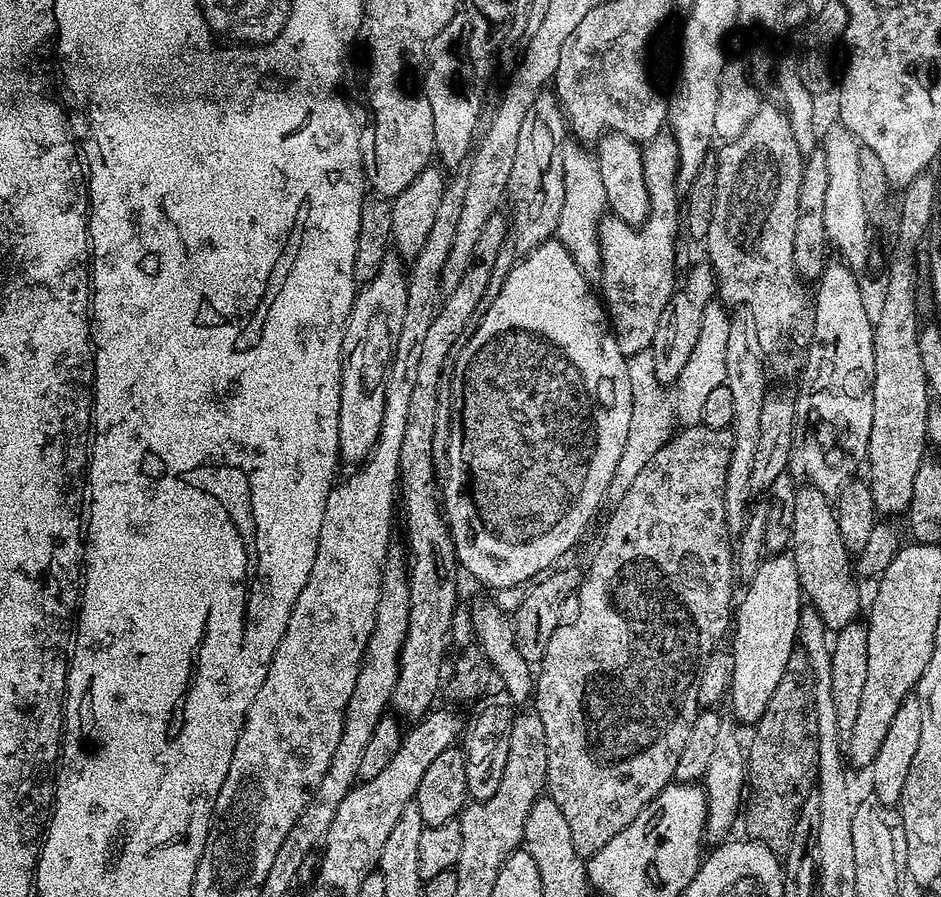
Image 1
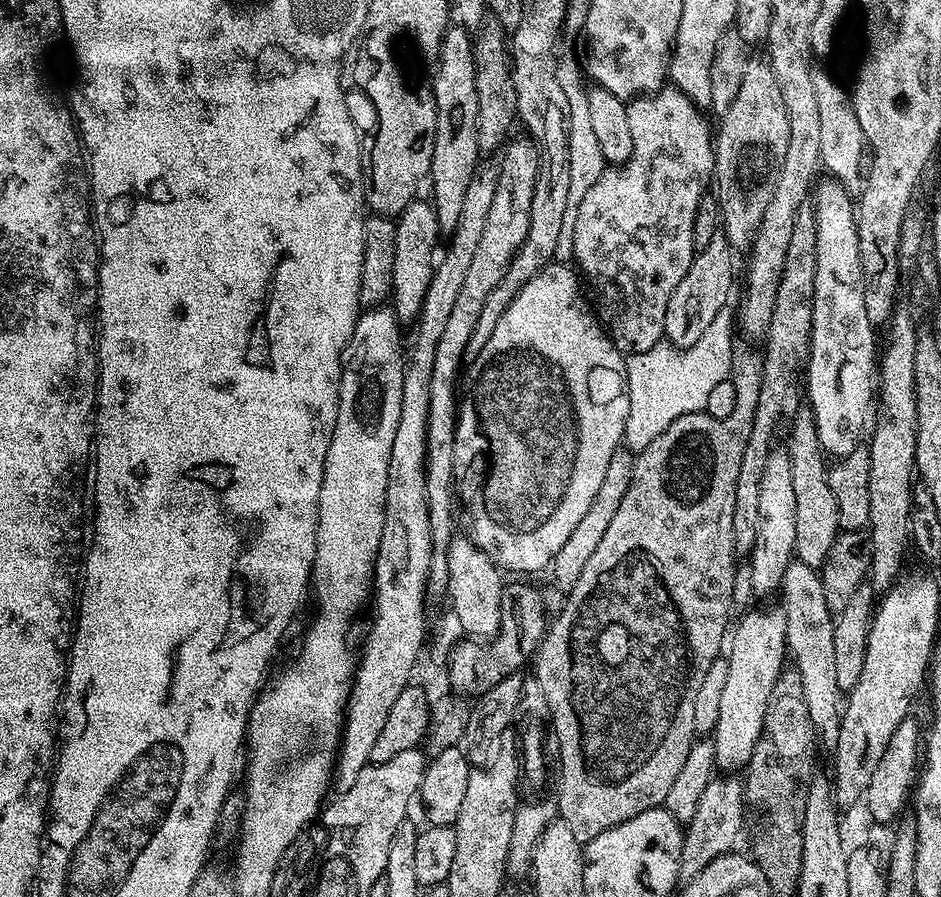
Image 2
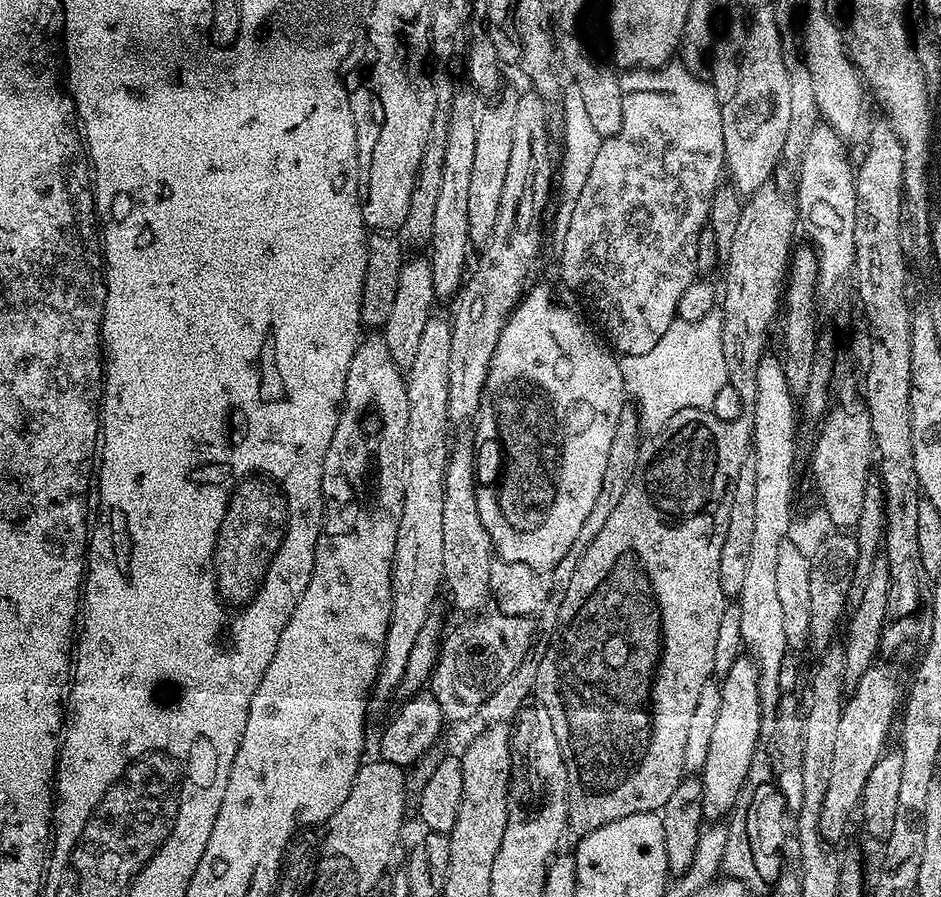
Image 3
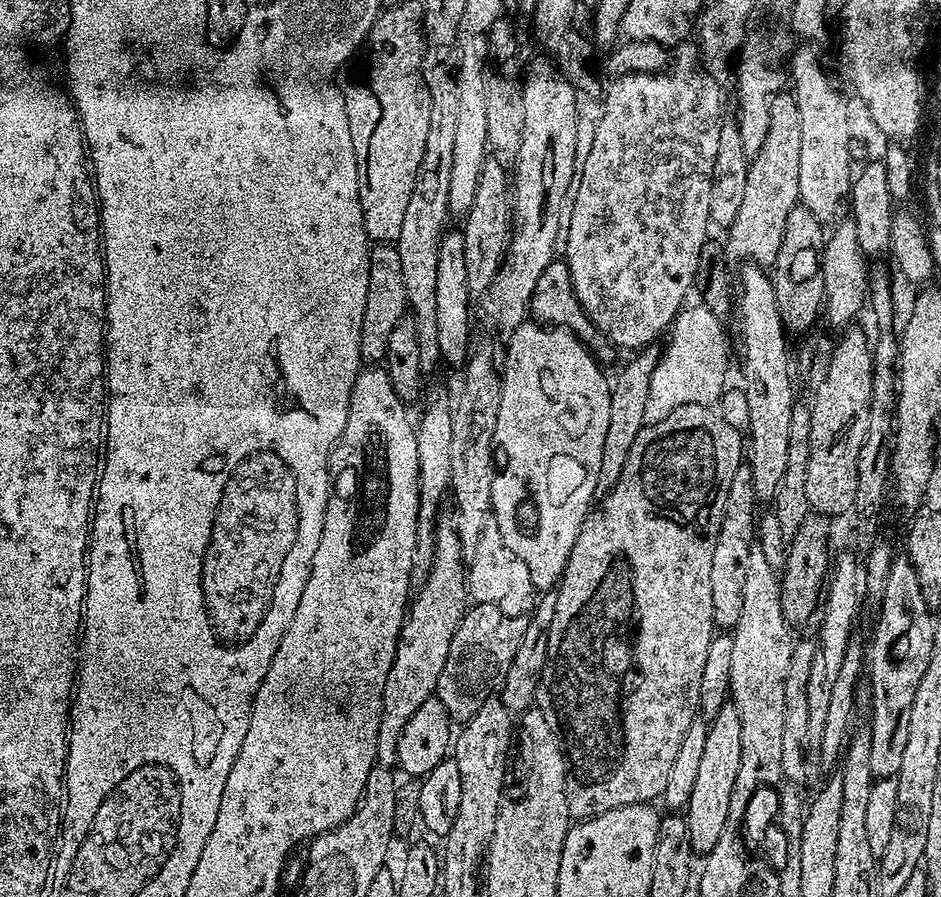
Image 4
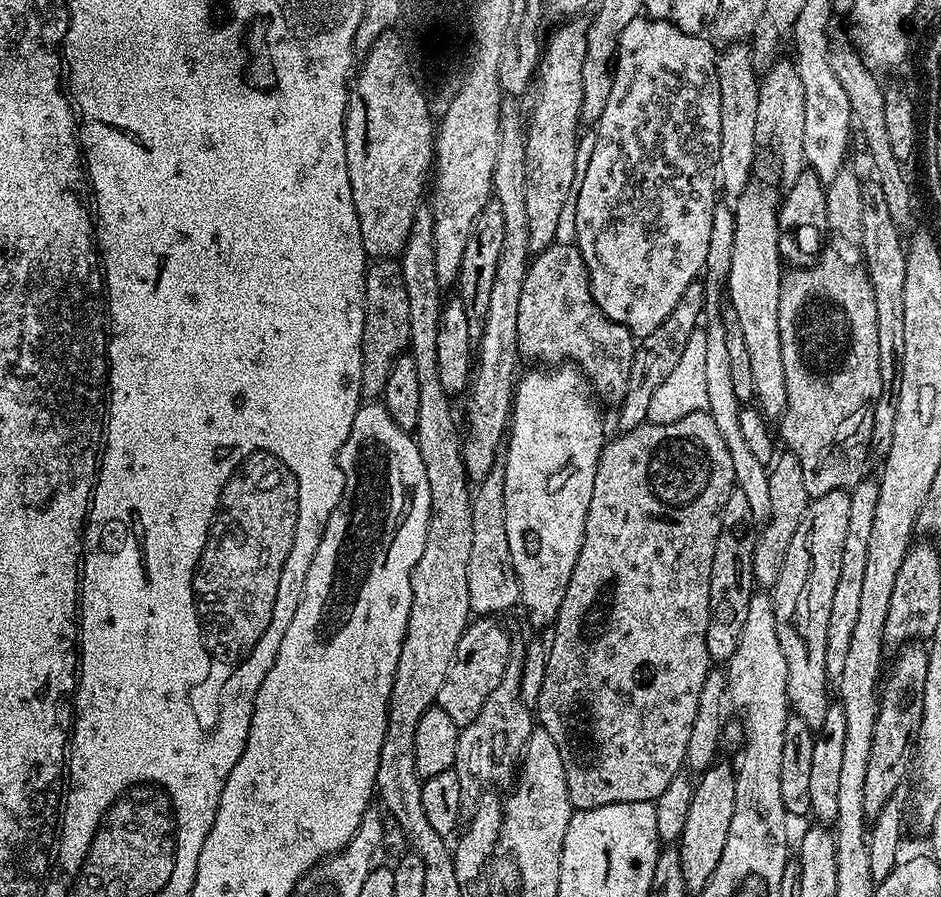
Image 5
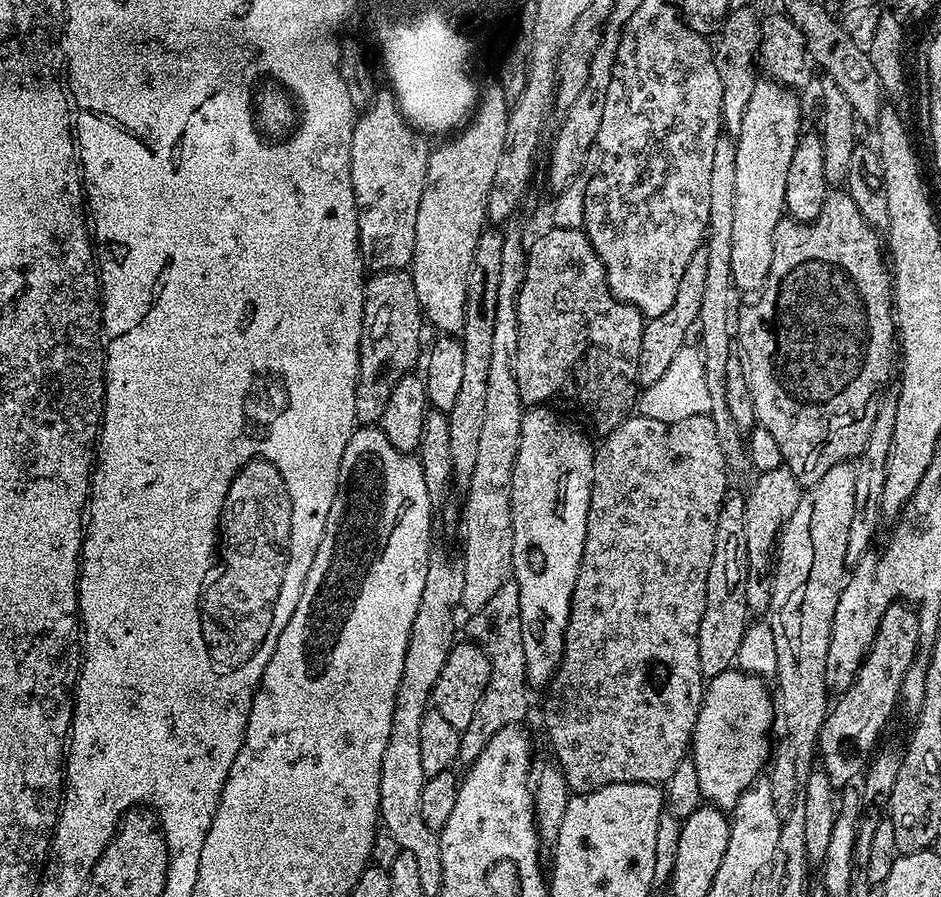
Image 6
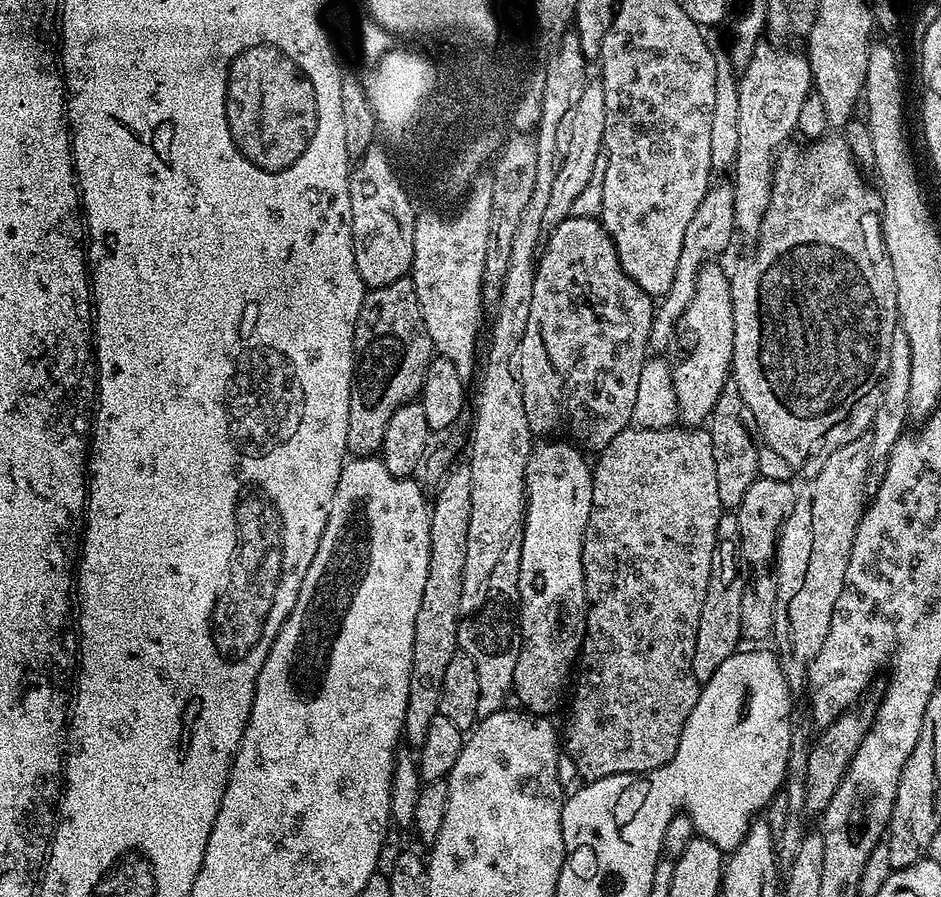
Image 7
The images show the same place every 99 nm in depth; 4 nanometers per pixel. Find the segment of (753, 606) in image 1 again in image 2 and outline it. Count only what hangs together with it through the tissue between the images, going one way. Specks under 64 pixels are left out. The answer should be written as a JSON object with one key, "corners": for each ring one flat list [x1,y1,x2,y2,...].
{"corners":[[753,607,739,617,735,624,726,648,726,687,722,690,716,731,710,736,716,751,717,769,724,774,739,773,739,768,740,771,747,769,754,754,754,746,762,734,768,695,786,668,786,618,783,607]]}

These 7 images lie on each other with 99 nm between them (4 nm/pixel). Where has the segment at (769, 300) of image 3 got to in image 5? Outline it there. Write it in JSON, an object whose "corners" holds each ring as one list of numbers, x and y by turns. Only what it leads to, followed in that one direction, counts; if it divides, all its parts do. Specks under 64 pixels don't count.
{"corners":[[777,59,776,63,759,77,758,114,754,138,761,149,768,148,770,155,776,159,780,167,780,176,785,185,793,184,798,174,806,170,804,147,802,146,803,127,806,123,806,94,802,91,802,78,798,78,798,70,791,59]]}

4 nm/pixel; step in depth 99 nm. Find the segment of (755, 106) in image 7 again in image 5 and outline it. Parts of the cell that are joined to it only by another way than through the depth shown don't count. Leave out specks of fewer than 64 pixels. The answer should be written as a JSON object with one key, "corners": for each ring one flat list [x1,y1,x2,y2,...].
{"corners":[[749,182,742,194,734,201,736,229,734,230,734,254,730,261,730,278,726,289,727,303,738,314,742,334,746,334,746,347,750,349,750,370,754,370,754,400,761,412,768,418,779,418,786,406,786,370,782,370,782,342,778,330,778,298,780,297,780,227,778,226,778,192,768,184]]}

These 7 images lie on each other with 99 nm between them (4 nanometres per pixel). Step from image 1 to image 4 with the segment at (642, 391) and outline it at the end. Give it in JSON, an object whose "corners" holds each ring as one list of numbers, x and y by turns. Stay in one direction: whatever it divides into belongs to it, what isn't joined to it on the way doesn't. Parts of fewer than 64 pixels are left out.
{"corners":[[703,303,681,308,675,320,670,325,668,345,663,345,660,362,650,378,650,399,646,401,646,421,648,424,657,424,662,418,674,414,678,406,691,404,715,405,724,392,726,381,724,375,728,372,728,336,724,333,725,325,710,310,706,310]]}

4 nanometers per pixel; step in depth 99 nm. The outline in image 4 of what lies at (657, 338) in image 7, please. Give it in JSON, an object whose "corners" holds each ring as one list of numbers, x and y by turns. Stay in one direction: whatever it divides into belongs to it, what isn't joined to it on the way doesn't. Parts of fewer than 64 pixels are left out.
{"corners":[[649,346,637,351,636,356,620,372,617,380,611,381,610,394,610,426,606,430,606,442,602,446,602,466,598,470,597,489,607,494,618,482,622,474,622,466,626,466,626,458,630,458,630,446,634,446,634,438,646,426,646,401,650,399,650,378,660,362,661,349]]}

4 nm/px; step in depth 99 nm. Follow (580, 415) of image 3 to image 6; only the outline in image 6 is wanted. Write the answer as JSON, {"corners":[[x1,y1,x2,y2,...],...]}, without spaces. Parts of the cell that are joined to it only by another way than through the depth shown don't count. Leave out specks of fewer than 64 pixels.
{"corners":[[532,406,525,411,520,431,518,458,512,475,512,525,514,550,512,576,518,586,522,606,522,650,526,650,526,678,533,689,547,689,564,658,564,635,572,609,572,595,586,542,586,522,592,497,593,445,576,428,571,428,548,406]]}

